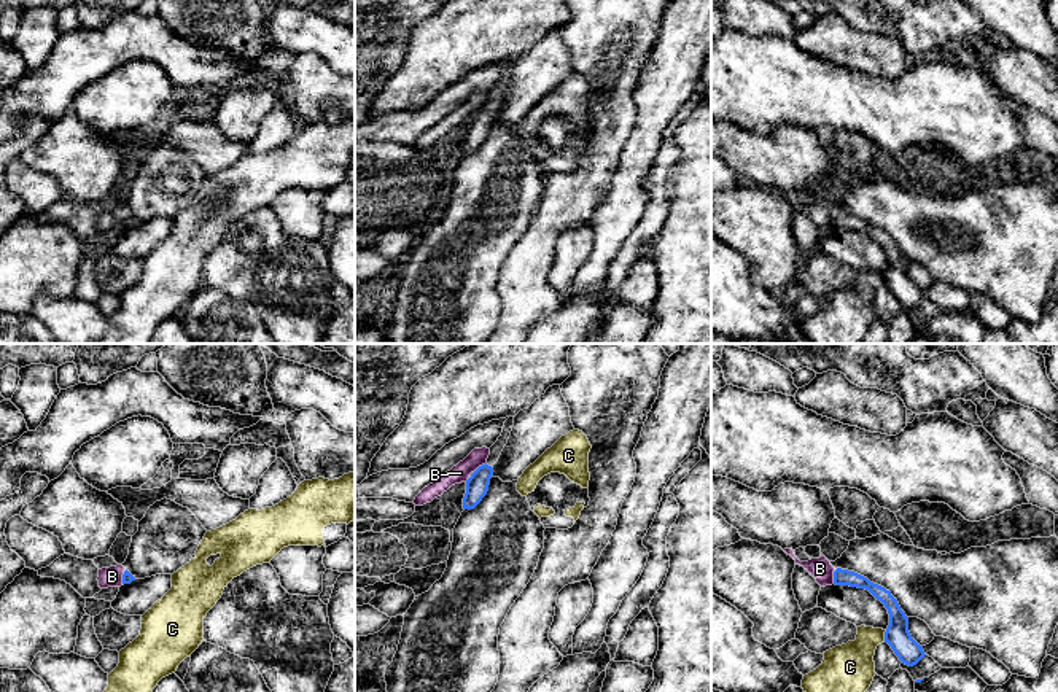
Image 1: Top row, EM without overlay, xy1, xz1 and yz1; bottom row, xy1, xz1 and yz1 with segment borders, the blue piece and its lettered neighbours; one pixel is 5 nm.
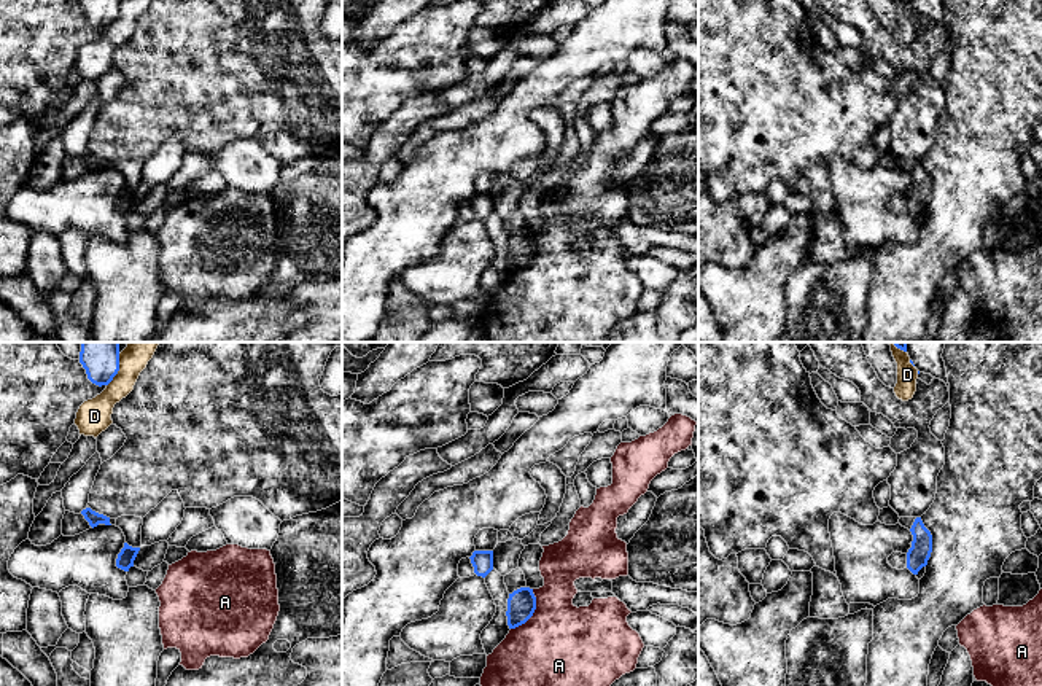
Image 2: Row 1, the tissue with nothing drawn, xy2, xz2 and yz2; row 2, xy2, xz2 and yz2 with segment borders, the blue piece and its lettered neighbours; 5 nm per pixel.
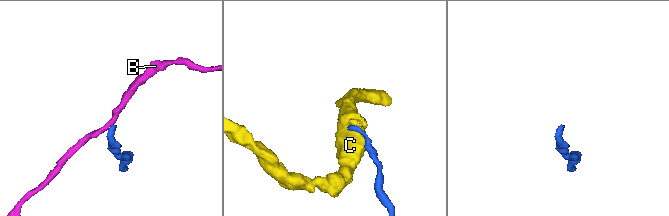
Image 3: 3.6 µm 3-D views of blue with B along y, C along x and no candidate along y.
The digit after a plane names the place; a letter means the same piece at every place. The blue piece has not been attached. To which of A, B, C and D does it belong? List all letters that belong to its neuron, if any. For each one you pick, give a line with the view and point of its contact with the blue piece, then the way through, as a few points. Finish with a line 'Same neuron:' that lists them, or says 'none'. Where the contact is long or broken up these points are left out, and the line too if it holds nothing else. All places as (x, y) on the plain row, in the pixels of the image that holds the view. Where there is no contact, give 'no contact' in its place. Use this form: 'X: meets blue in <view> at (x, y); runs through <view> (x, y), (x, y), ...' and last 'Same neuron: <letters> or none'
Same neuron: none

